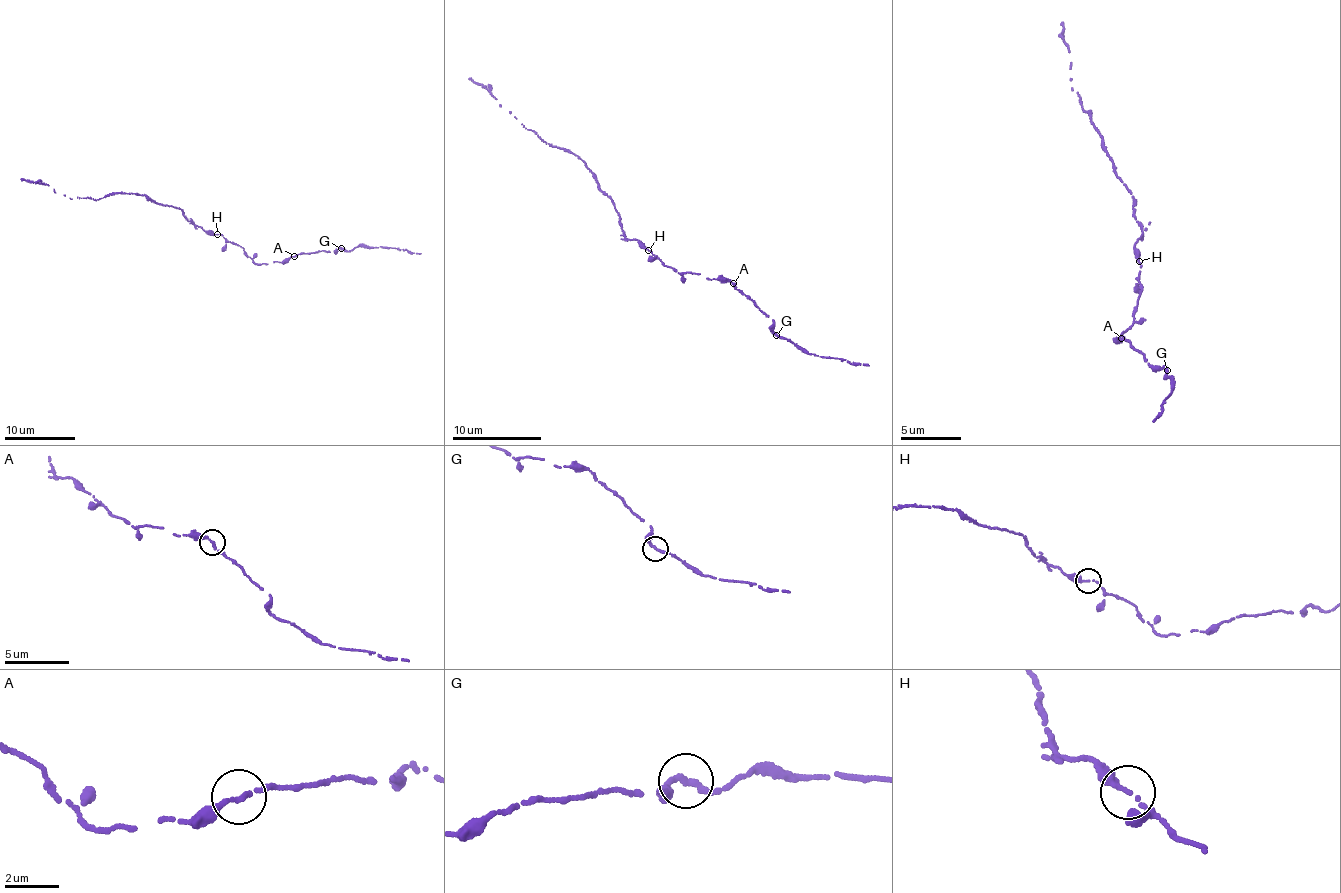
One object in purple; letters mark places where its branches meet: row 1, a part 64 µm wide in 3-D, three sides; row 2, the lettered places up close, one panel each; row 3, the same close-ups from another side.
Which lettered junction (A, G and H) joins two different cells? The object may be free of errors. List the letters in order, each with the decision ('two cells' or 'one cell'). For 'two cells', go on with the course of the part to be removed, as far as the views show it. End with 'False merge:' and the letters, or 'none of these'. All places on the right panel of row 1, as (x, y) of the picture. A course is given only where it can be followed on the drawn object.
A: one cell
G: one cell
H: one cell
False merge: none of these

